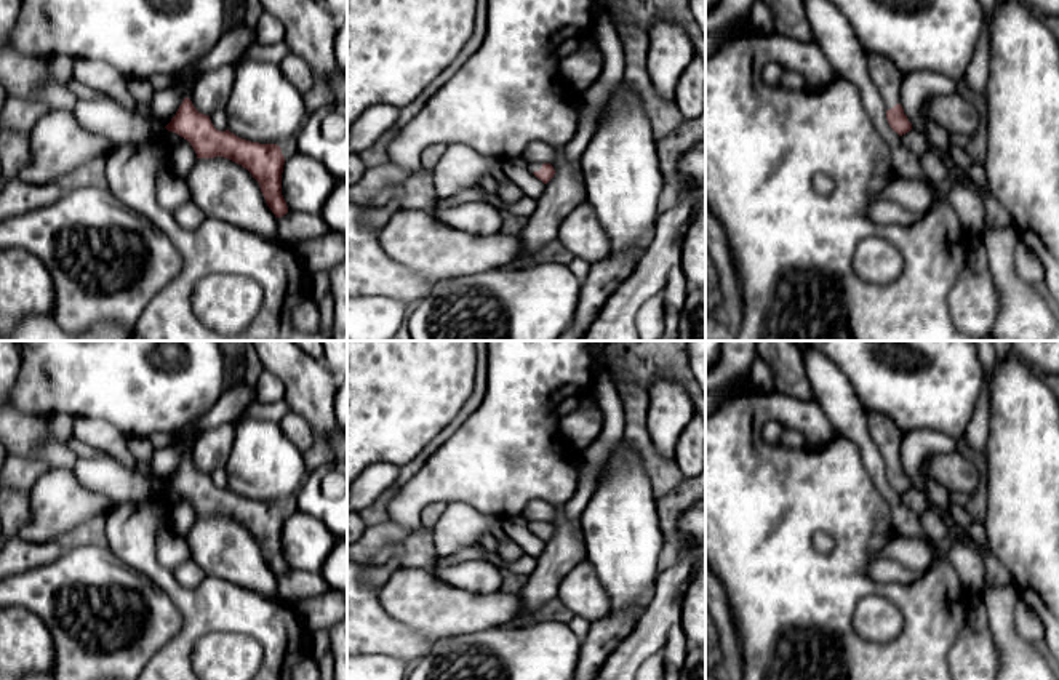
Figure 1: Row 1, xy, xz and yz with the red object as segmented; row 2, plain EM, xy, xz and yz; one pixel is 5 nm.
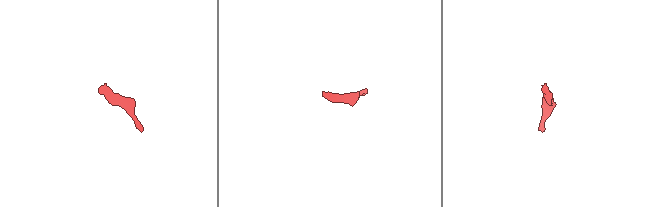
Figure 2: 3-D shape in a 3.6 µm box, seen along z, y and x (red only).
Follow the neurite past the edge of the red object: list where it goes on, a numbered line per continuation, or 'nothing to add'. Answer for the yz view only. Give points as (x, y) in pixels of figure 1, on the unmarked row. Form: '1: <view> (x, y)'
1: yz (887, 436)

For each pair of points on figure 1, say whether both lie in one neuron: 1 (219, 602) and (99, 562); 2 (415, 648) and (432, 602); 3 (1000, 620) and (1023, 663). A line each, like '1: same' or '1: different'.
1: different
2: different
3: same

